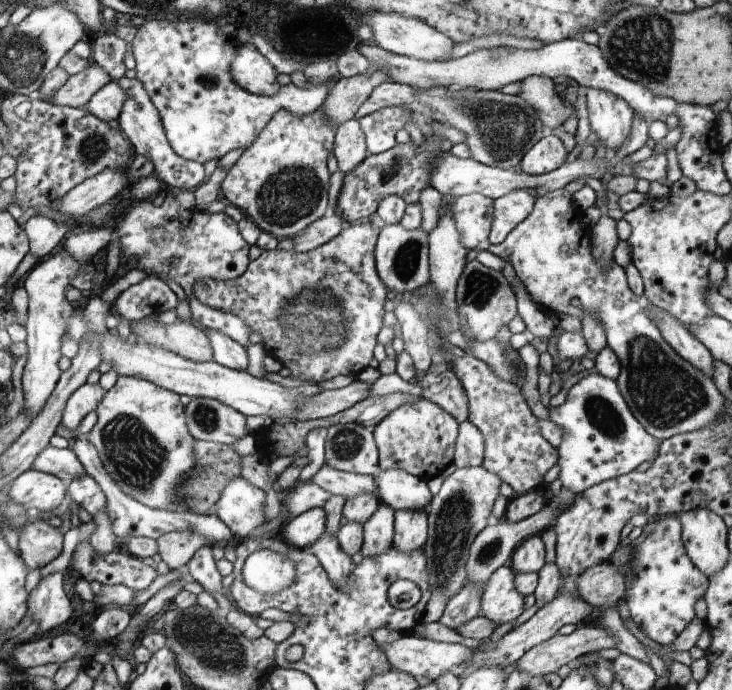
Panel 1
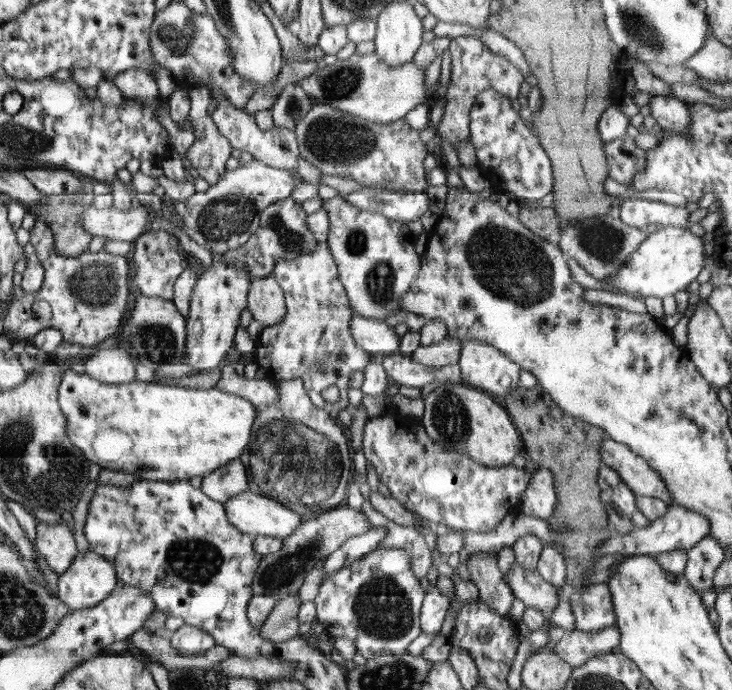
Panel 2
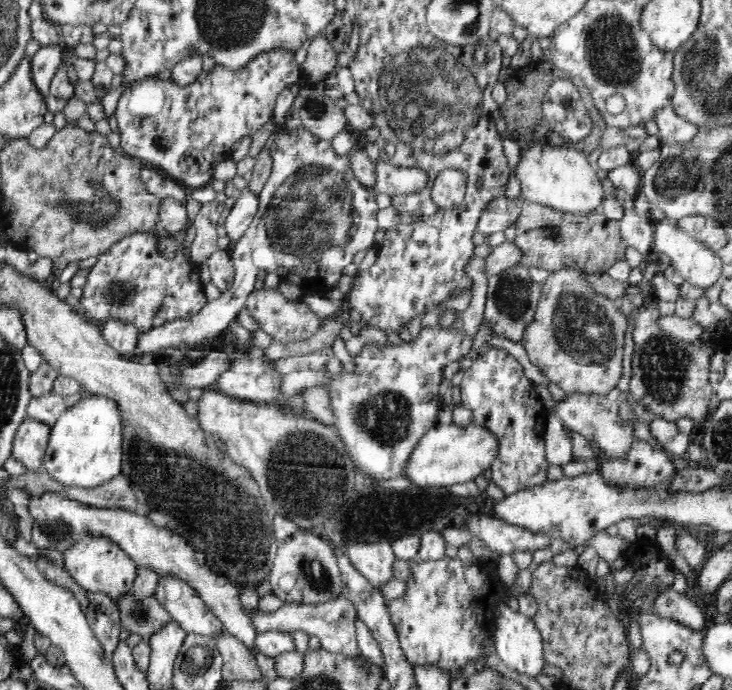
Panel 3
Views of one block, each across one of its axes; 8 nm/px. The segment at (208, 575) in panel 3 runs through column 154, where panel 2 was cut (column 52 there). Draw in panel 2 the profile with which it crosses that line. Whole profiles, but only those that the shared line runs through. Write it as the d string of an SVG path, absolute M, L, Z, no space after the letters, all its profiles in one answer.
M62 519L60 523L54 525L48 525L44 521L38 521L36 532L37 535L34 540L35 548L44 557L45 563L58 575L69 570L79 552L76 549L74 535L70 531L70 528L68 528L68 523Z

